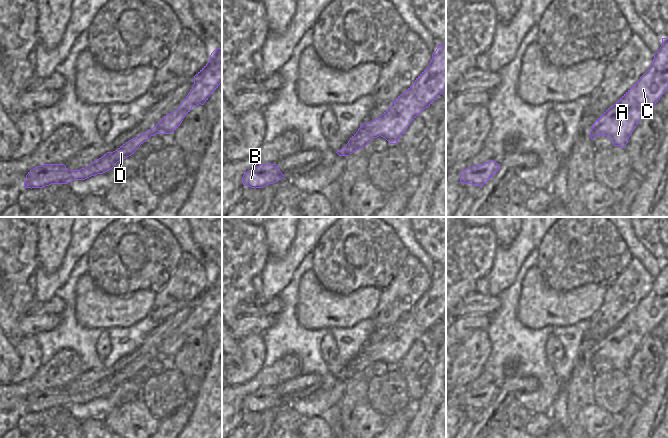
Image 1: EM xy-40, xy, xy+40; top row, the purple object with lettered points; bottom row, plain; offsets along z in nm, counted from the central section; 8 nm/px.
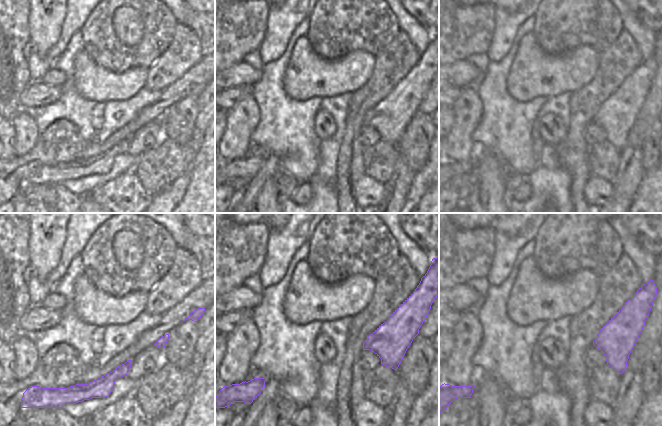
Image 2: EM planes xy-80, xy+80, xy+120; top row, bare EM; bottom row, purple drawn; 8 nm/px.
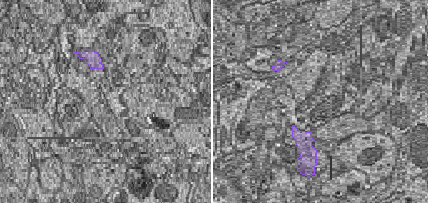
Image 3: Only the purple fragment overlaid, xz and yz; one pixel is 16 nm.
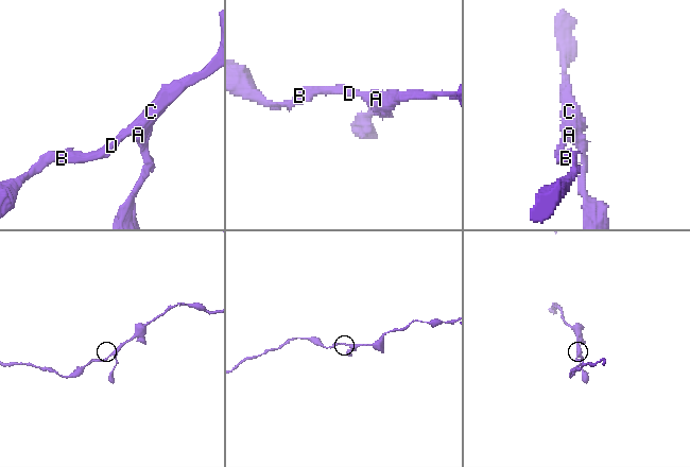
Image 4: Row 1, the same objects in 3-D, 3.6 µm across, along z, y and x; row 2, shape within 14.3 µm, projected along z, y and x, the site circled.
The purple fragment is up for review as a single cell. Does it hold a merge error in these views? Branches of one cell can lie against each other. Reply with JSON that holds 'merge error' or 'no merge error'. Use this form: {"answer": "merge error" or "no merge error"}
{"answer": "no merge error"}

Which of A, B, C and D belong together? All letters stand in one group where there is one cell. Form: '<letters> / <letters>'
A B C D

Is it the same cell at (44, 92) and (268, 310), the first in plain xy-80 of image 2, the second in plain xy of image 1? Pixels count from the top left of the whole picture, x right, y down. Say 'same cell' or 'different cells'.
different cells

